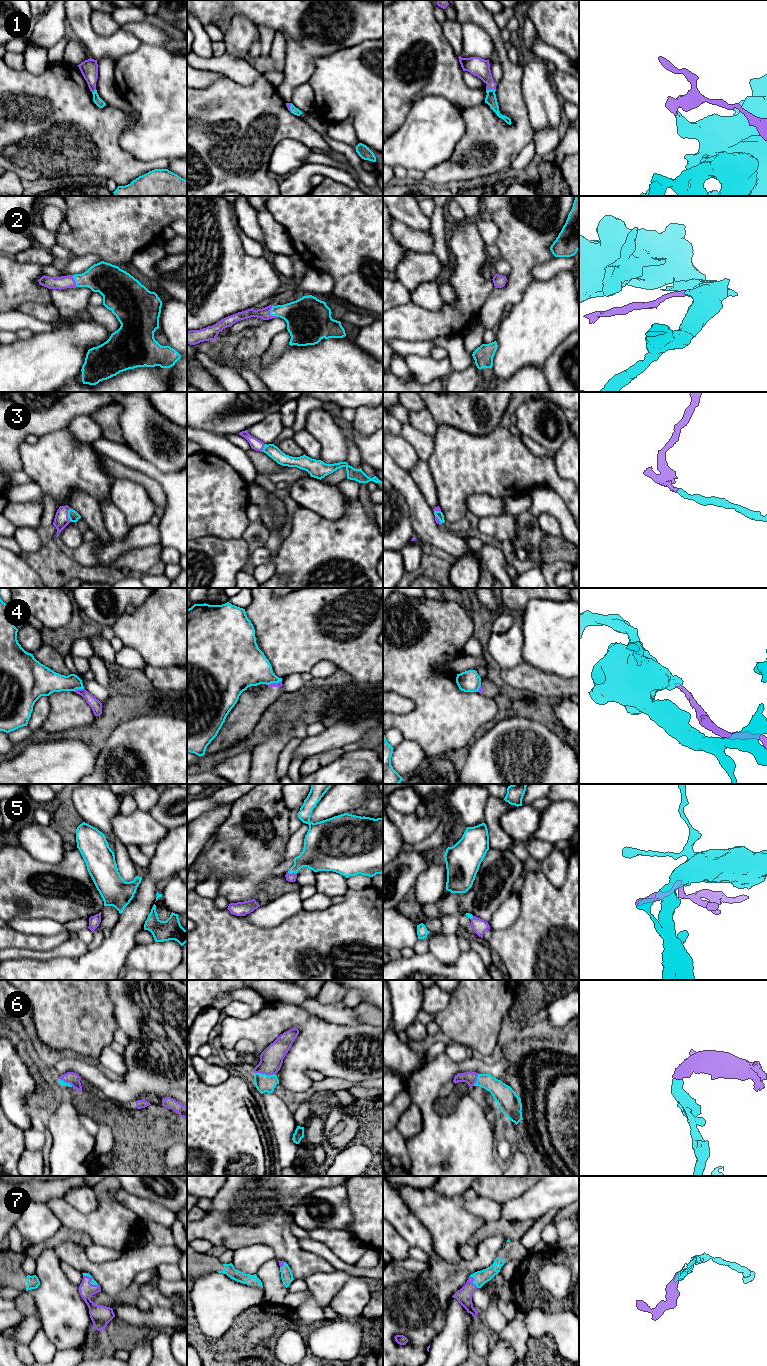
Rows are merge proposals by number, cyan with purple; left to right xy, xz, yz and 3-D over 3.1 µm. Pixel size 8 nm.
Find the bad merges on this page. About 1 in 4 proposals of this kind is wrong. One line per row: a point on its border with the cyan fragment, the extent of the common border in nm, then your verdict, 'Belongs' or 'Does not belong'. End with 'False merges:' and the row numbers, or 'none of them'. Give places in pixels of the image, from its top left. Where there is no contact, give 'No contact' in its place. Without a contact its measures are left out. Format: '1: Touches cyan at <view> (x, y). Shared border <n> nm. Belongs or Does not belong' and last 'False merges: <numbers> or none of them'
1: Touches cyan at yz (491, 89). Shared border 80 nm. Belongs
2: Touches cyan at xz (270, 313). Shared border 100 nm. Belongs
3: Touches cyan at xy (68, 515). Shared border 110 nm. Belongs
4: Touches cyan at xy (78, 688). Shared border 80 nm. Does not belong
5: Touches cyan at xz (292, 872). Shared border 80 nm. Belongs
6: Touches cyan at xz (264, 1074). Shared border 170 nm. Belongs
7: Touches cyan at yz (473, 1281). Shared border 120 nm. Belongs
False merges: 4

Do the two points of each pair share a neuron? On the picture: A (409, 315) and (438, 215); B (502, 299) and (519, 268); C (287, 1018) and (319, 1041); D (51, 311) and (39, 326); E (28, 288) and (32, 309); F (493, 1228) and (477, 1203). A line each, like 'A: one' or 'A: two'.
A: two
B: one
C: one
D: two
E: two
F: two

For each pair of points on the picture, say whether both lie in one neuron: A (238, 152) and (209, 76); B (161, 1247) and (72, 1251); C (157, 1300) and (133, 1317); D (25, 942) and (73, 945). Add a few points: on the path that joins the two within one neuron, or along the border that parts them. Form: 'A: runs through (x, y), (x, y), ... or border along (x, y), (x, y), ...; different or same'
A: border along (223, 75), (215, 78), (205, 87), (197, 89); different
B: runs through (139, 1259), (134, 1260), (124, 1269), (94, 1269); same
C: border along (152, 1306), (172, 1308); different
D: border along (71, 935), (64, 942), (50, 949), (37, 950); different

